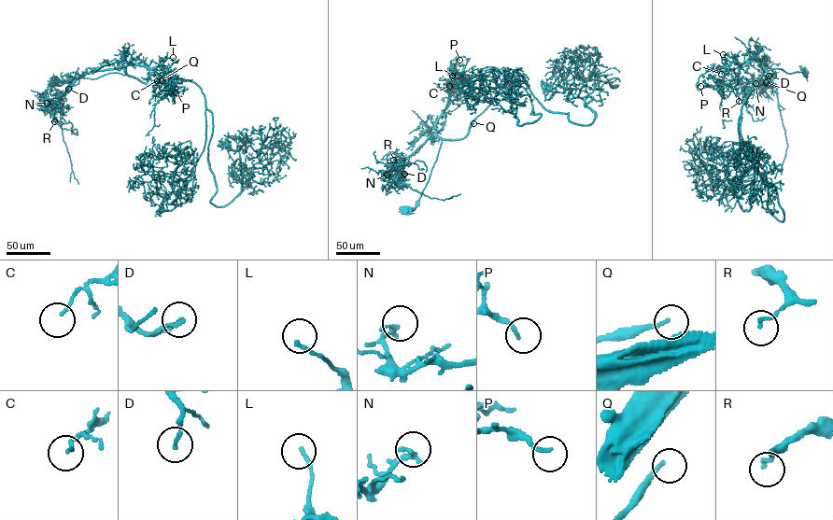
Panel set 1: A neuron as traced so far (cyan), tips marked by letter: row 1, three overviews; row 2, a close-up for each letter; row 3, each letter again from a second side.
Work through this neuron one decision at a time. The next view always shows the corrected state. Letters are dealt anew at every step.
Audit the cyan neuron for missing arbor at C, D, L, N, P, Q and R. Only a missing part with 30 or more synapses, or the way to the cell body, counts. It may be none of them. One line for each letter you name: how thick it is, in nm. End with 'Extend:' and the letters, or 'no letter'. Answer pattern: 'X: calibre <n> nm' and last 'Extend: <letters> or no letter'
Extend: no letter

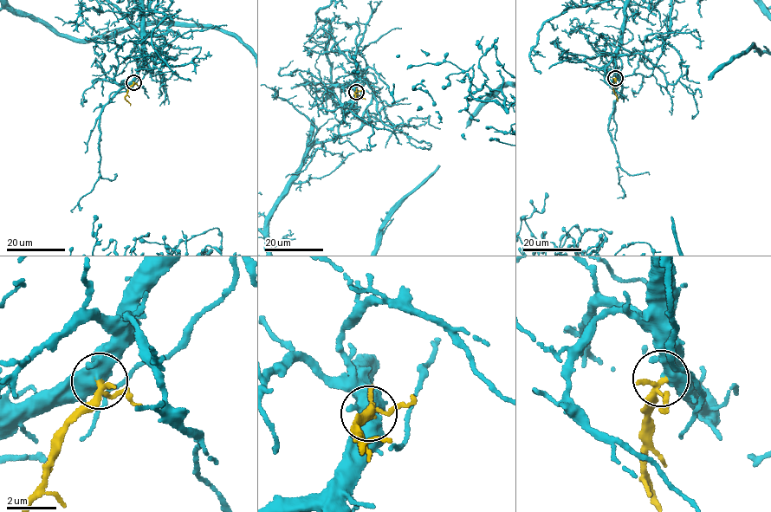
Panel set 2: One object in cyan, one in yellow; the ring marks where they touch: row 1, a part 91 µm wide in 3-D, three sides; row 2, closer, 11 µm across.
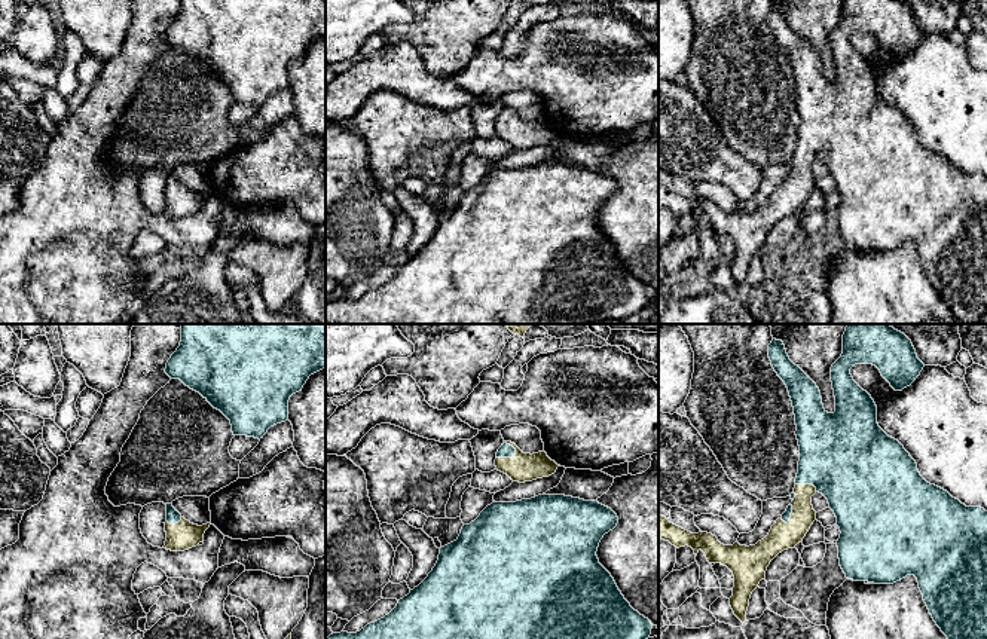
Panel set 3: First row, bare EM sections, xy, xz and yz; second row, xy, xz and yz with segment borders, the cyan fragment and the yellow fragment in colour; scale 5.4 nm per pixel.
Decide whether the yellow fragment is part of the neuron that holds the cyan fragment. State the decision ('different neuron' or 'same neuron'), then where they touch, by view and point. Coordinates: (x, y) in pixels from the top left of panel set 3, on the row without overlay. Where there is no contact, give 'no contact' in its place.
same neuron; meets cyan in xz at (507, 124)

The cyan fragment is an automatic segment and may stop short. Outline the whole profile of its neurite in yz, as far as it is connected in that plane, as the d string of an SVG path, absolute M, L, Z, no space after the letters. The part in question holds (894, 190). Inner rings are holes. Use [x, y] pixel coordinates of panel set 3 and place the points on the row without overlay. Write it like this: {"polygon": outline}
{"polygon": "M844 0L843 21L831 34L831 49L835 64L835 79L823 76L821 58L816 51L795 33L782 7L773 6L768 12L768 25L777 43L785 49L795 82L797 107L800 113L798 140L791 160L792 169L780 186L771 193L768 202L755 213L724 213L708 199L691 201L658 181L658 207L669 208L676 215L691 214L694 221L702 217L709 230L727 233L734 244L730 273L734 282L745 290L752 259L761 247L770 229L783 217L795 215L803 208L816 187L812 163L819 159L837 184L840 205L837 208L838 226L846 245L874 251L893 251L907 242L914 242L923 267L936 293L962 324L987 324L987 178L981 174L966 174L947 158L928 150L919 140L916 128L904 113L889 104L877 91L877 73L871 62L852 45L855 31L873 31L895 58L910 53L923 37L925 31L917 25L911 7L904 0Z"}

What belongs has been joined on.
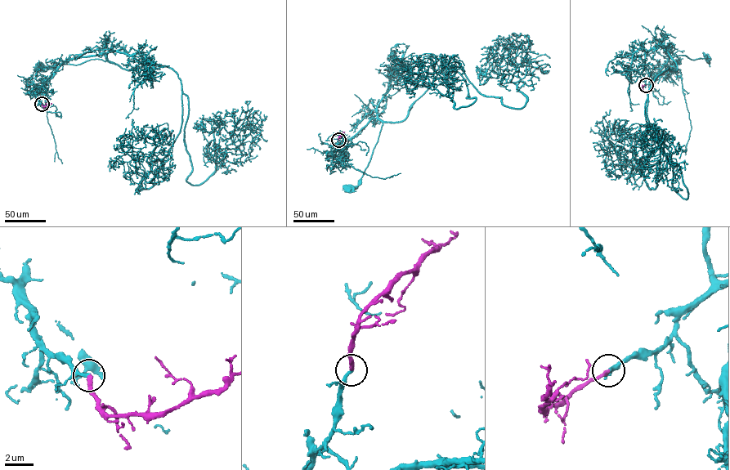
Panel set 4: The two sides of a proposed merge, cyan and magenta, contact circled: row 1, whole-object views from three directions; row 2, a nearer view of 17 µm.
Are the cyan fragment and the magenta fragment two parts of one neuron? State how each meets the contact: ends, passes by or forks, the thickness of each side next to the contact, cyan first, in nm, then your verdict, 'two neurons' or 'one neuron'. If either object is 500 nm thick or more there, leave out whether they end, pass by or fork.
cyan ends there; magenta ends there; 240 nm thick on the cyan side, 240 nm on the other; one neuron

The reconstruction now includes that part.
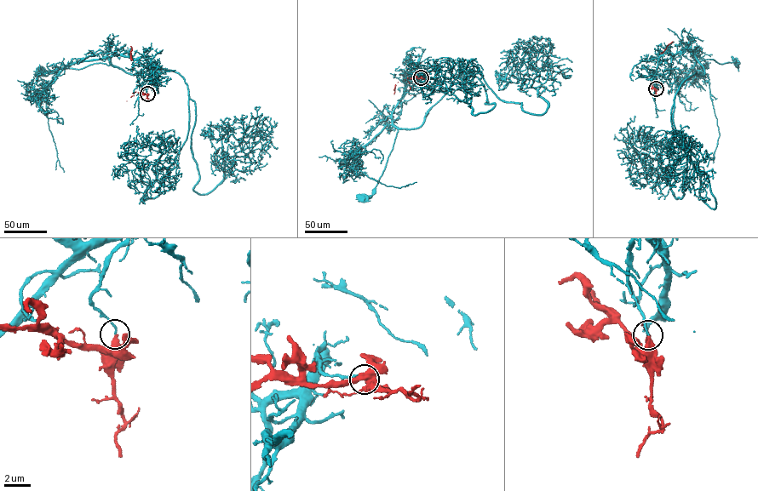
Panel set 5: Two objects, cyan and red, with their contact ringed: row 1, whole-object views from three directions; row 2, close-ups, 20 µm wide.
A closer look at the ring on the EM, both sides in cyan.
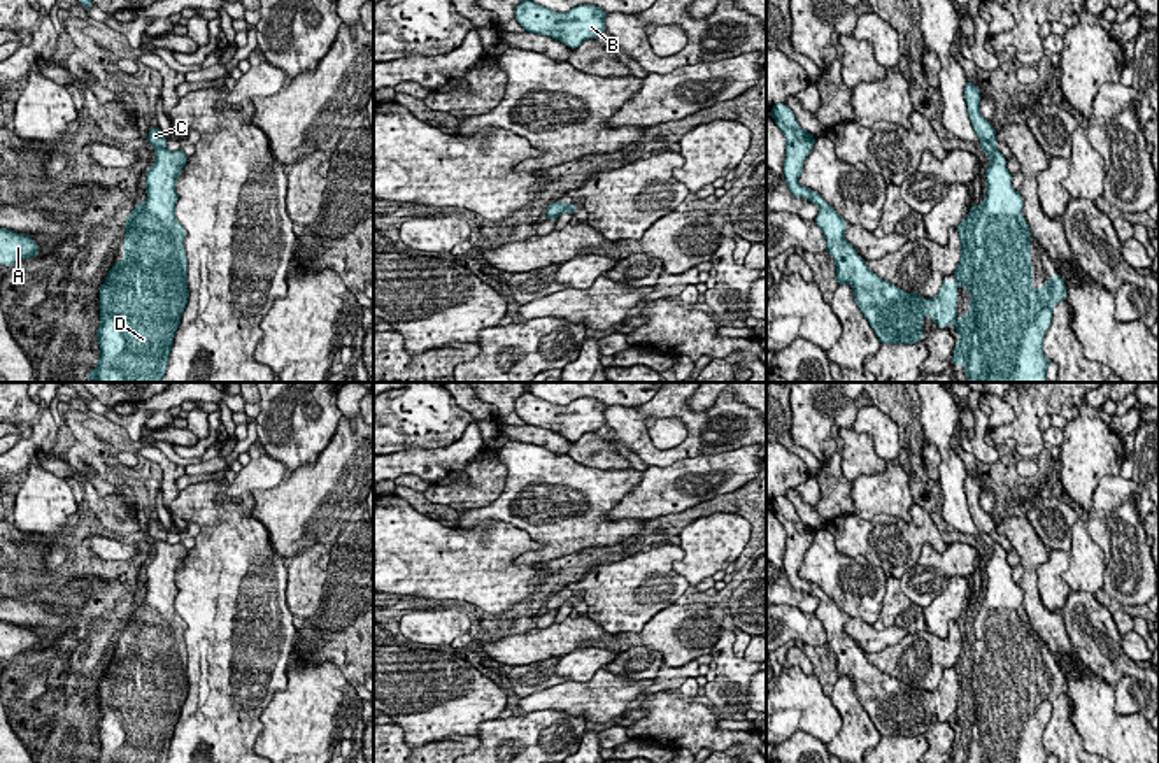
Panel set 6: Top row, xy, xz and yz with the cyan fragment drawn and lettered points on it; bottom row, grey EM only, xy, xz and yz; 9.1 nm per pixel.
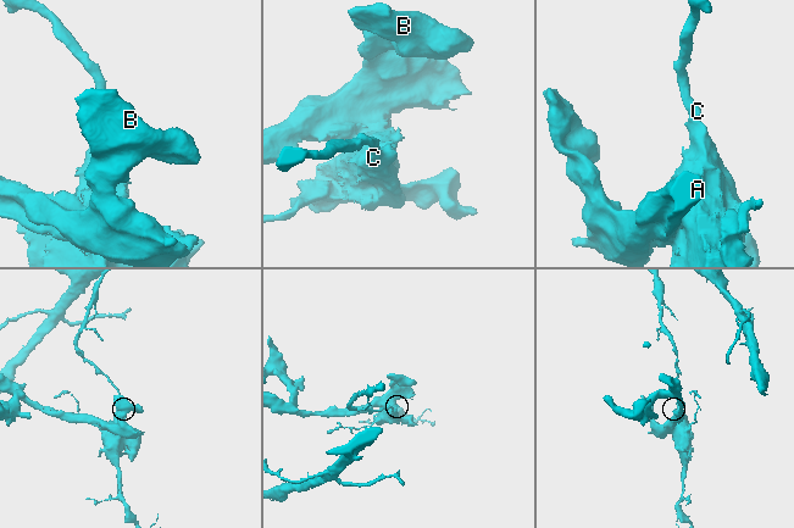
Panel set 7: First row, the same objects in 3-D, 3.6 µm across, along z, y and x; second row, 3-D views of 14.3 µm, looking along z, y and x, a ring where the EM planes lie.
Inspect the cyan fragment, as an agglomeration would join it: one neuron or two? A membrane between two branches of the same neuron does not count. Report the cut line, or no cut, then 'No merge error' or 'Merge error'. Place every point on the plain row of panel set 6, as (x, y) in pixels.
Split along yz (981, 534), (986, 534), (995, 542). Merge error

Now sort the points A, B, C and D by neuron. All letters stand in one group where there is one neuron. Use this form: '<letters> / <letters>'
A B D / C

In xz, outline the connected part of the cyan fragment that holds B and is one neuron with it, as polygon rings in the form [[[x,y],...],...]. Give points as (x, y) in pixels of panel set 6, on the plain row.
[[[530,391],[523,393],[514,407],[526,424],[558,431],[572,442],[605,426],[605,410],[608,409],[596,398],[579,398],[568,405],[556,405]]]

